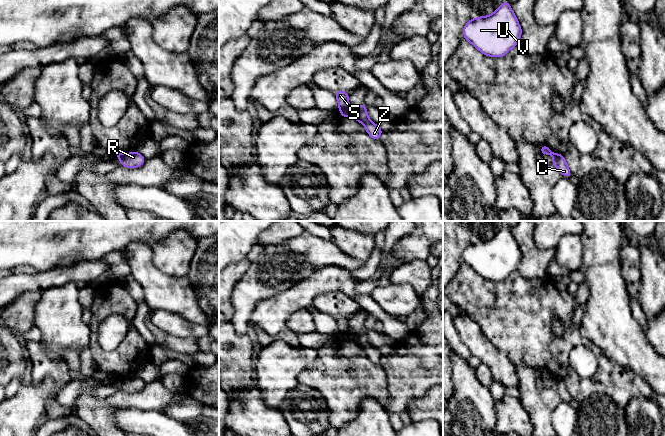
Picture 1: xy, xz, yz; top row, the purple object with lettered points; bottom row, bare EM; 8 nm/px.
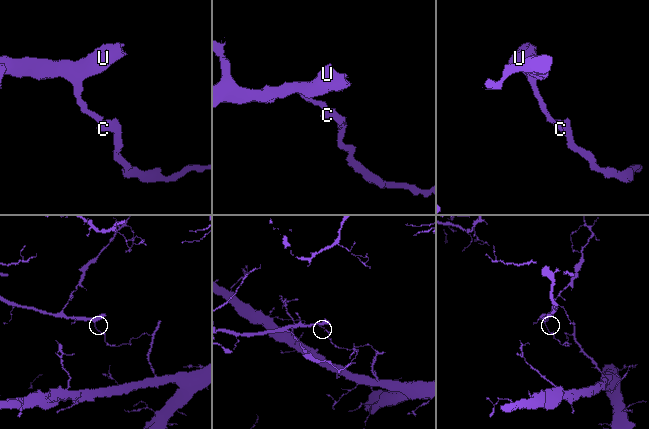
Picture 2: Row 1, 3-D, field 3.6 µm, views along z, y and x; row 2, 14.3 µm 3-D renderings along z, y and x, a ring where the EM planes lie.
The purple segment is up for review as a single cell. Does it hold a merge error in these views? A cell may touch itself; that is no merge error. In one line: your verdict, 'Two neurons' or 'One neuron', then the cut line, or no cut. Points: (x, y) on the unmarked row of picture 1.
Two neurons. Split along xz (349, 331), (341, 336)

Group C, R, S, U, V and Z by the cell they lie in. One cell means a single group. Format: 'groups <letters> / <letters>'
groups C R Z / S U V

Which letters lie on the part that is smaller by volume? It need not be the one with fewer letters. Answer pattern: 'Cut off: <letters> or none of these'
Cut off: S, U, V

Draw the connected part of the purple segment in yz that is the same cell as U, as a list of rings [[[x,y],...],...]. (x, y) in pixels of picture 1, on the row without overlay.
[[[508,225],[489,240],[470,243],[463,252],[464,263],[489,281],[505,280],[518,269],[521,258],[521,250]]]

